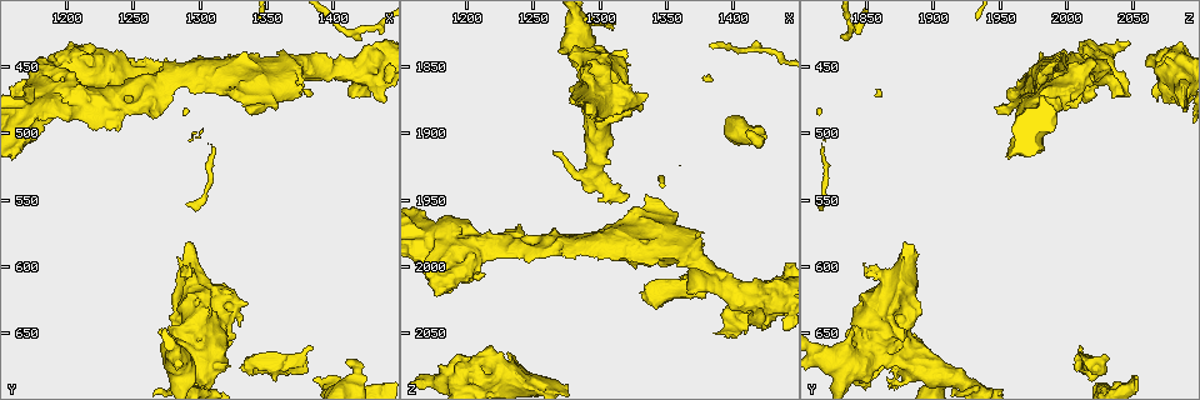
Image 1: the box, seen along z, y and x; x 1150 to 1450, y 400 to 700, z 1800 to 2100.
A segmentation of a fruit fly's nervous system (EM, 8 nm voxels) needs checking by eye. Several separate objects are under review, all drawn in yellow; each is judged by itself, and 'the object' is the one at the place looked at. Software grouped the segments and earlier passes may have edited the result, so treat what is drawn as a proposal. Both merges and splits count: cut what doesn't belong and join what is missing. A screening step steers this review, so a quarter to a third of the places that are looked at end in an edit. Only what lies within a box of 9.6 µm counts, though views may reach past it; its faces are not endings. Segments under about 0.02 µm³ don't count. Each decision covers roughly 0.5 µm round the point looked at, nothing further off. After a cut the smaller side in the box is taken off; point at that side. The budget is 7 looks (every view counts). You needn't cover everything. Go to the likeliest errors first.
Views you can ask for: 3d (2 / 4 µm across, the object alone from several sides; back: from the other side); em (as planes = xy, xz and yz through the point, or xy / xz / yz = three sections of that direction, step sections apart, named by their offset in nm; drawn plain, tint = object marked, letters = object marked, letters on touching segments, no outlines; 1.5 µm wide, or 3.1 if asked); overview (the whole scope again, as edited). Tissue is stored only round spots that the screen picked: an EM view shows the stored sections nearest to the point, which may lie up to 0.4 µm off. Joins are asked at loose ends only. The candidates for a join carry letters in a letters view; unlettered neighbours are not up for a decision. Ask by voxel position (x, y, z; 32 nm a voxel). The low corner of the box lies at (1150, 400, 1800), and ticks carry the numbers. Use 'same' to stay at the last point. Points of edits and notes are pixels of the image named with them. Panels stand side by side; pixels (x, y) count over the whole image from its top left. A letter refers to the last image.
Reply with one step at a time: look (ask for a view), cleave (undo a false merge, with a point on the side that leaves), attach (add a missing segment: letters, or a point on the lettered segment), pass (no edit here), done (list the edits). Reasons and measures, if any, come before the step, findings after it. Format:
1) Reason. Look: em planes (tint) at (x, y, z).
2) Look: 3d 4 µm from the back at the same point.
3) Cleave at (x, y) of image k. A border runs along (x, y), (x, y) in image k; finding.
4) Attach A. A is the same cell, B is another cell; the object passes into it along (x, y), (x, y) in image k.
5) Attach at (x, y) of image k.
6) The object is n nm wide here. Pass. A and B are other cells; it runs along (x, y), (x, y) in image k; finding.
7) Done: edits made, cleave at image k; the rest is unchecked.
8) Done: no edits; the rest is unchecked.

Stops while still wide. Look: em planes (letters) at (1374, 462, 1972).

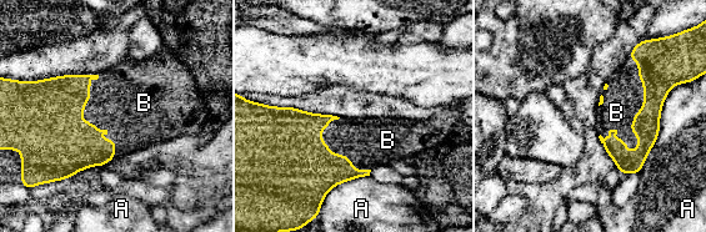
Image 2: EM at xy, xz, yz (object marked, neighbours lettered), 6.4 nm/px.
Attach at (124, 101) of image 2. B is the same cell, A is another cell; the neuron continues.

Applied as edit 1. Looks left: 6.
Thick end. Look: 3d 4 µm at (1200, 492, 1970).

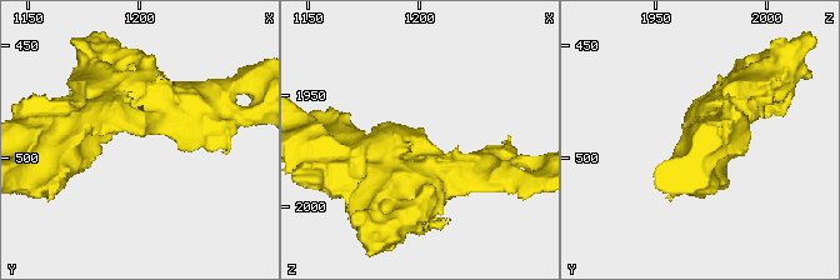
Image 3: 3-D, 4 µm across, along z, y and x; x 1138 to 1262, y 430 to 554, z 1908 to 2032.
Look: em planes (tint) at (1201, 490, 1968).

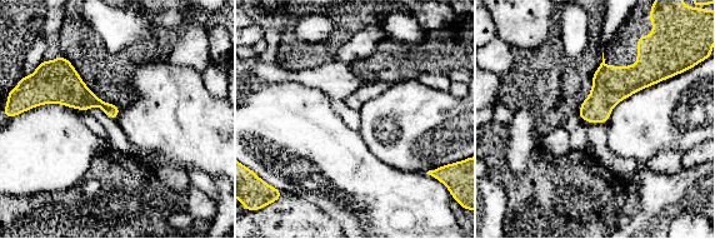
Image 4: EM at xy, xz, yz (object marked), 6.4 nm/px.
See the neighbours. Look: em planes (letters) at the same point.

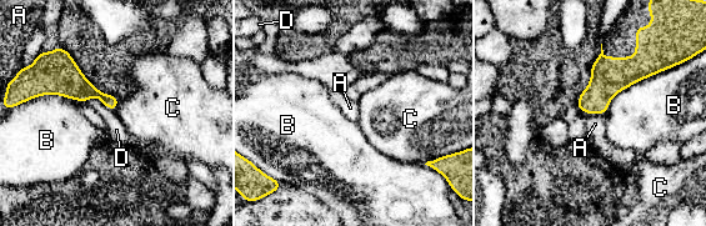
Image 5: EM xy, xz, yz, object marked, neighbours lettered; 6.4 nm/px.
Pass. A, B, C and D are other cells; no lettered segment goes on from it.

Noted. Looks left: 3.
Free end. Look: em planes (letters) at (1290, 580, 1876).

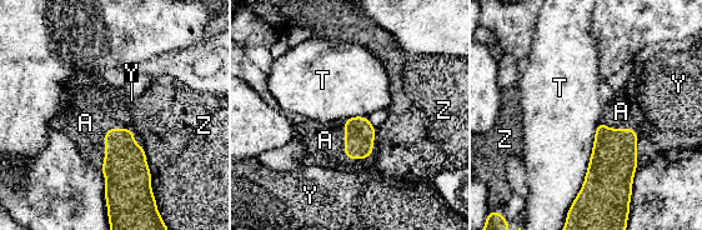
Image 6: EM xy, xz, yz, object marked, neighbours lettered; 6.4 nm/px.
Attach at (325, 140) of image 6. A is the same cell, T, Y and Z are other cells; the object passes into it along (359, 133), (345, 151), (325, 140) in image 6; it goes on there.

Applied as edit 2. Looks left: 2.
Done: edits made, attach at image 2, attach at image 6; the rest is unchecked.

